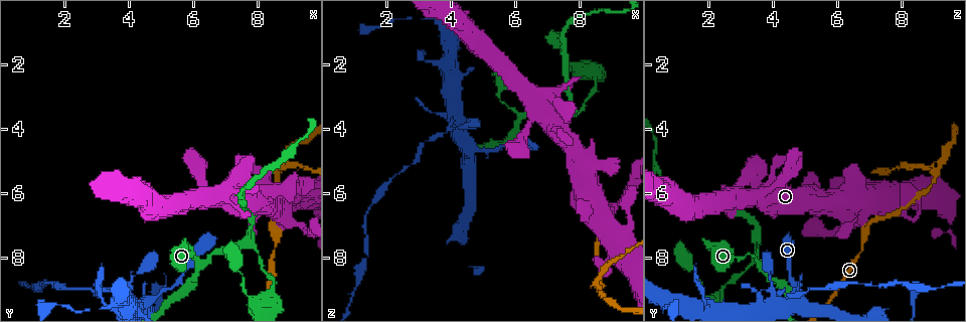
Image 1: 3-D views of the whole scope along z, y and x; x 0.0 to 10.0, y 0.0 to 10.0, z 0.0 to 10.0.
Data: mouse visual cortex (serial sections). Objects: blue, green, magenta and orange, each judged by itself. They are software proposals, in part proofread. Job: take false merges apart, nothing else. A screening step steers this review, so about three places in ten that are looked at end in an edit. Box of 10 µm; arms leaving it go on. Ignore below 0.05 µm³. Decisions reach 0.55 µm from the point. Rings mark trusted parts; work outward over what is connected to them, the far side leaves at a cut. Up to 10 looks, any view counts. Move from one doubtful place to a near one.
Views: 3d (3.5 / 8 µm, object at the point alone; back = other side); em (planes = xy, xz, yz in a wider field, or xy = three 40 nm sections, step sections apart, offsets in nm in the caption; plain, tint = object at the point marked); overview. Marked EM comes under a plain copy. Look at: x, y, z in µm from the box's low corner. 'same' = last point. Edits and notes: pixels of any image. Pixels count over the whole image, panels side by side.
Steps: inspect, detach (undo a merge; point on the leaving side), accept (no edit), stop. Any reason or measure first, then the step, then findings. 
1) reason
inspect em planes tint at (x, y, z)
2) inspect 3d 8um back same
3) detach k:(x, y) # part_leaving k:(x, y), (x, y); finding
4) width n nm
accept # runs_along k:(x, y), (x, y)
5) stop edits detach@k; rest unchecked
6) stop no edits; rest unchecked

abrupt turn
inspect 3d 8um at (8.60, 6.55, 6.45)

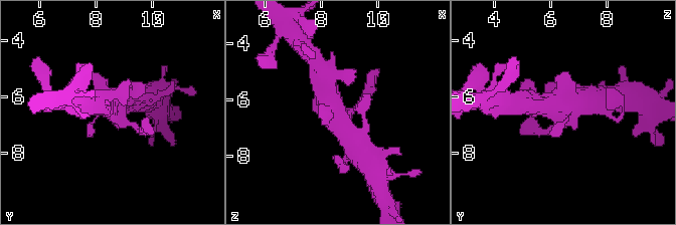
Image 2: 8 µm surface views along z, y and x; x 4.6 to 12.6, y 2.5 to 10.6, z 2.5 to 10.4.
inspect em planes tint same

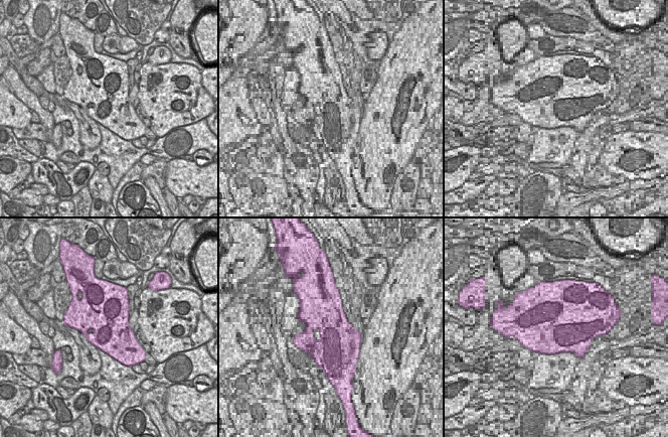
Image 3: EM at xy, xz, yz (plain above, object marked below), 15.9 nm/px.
width 850 nm
accept # runs_along 2:(330, 86), (331, 103), (349, 140); one cell here

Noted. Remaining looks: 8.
arms part here
inspect 3d 3.5um at (6.15, 8.15, 3.55)

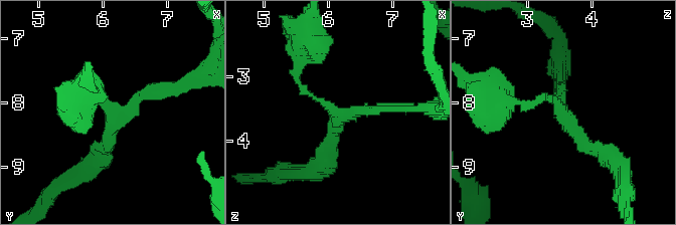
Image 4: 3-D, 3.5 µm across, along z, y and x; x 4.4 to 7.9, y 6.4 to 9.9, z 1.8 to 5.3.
now the EM
inspect em planes tint at (6.15, 8.10, 3.60)

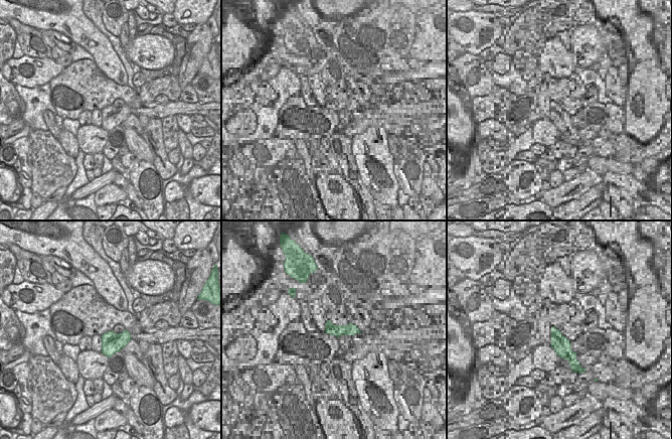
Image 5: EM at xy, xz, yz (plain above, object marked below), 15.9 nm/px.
arms 3; arm_widths 100, 150, 200 nm
accept # runs_along 4:(296, 72), (302, 88), (339, 114), (400, 108); continuous, no second cell

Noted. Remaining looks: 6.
four-way junction
inspect 3d 3.5um at (4.00, 9.05, 4.05)

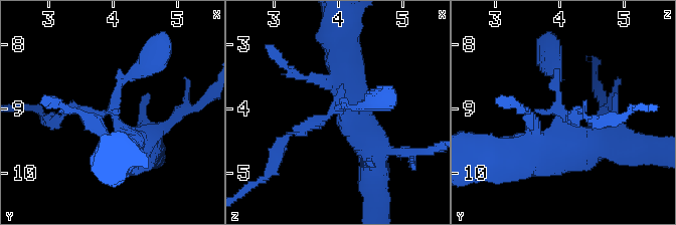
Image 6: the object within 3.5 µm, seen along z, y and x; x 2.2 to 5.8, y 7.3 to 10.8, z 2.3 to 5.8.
arms 4; arm_widths 100, 150, 500, 500 nm
inspect em xy step 2 tint at (3.95, 9.10, 4.05)

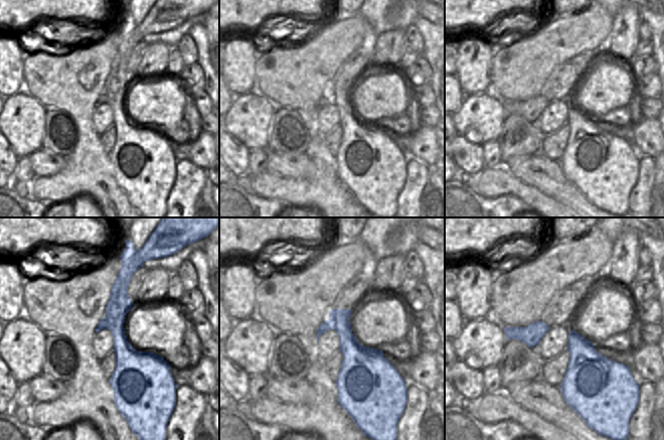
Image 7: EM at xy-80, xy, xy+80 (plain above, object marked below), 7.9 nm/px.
detach 6:(300, 129) # part_leaving 6:(332, 110), (283, 141), (270, 172); a second cell is stuck on

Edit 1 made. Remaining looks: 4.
abrupt turn
inspect em xy step 1 tint at (8.60, 5.35, 9.10)

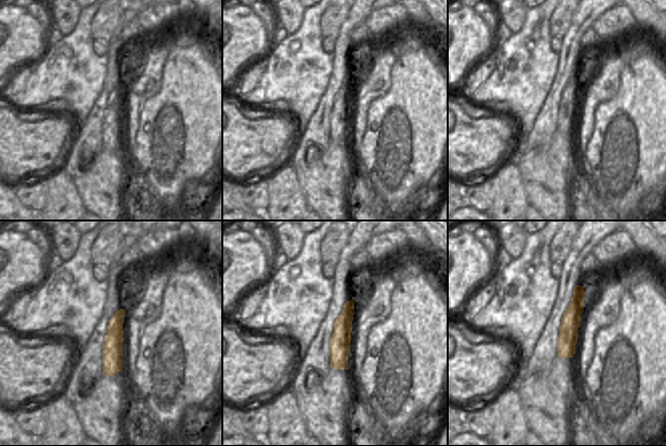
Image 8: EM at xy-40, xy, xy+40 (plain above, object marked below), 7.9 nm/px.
inspect 3d 3.5um back same

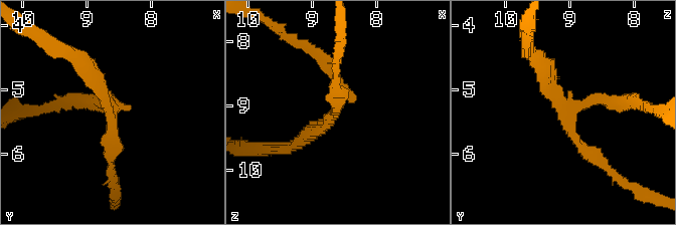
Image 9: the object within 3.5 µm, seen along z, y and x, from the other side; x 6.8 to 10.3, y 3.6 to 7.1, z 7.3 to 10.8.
arm_widths 150, 150, 200 nm
accept # runs_along 9:(607, 168), (570, 134), (542, 62); all the same cell

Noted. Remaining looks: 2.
stop edits detach@6; rest unchecked

